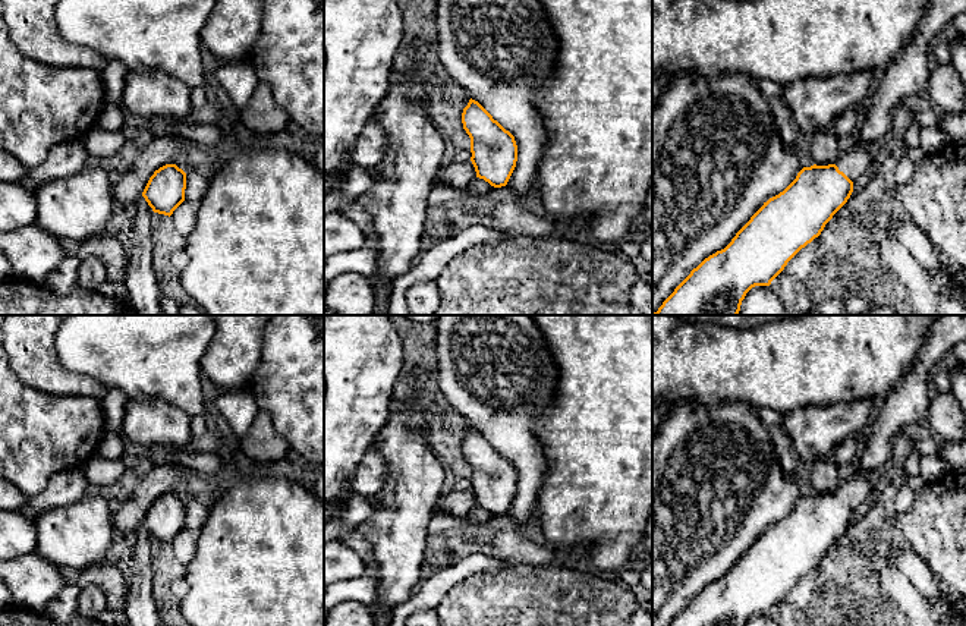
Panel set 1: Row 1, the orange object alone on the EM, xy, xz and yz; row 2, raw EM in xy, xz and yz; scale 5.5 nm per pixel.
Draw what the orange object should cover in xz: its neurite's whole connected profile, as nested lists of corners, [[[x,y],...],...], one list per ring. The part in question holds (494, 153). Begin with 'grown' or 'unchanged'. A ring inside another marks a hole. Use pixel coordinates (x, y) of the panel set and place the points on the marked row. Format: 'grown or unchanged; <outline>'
unchanged; [[[472,98],[463,108],[462,123],[471,138],[476,177],[494,188],[506,186],[517,161],[515,136]]]

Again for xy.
unchanged; [[[166,164],[150,177],[142,196],[154,213],[172,216],[185,201],[186,173],[176,164]]]

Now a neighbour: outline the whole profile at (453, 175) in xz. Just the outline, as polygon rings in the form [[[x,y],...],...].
[[[447,160],[435,179],[435,185],[449,189],[466,189],[475,177],[476,172],[471,160],[462,163]]]

